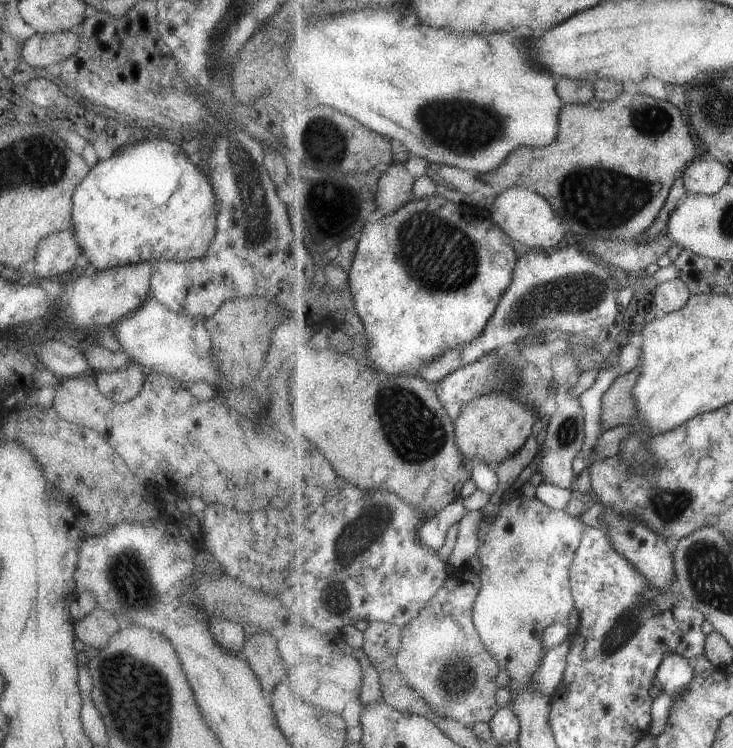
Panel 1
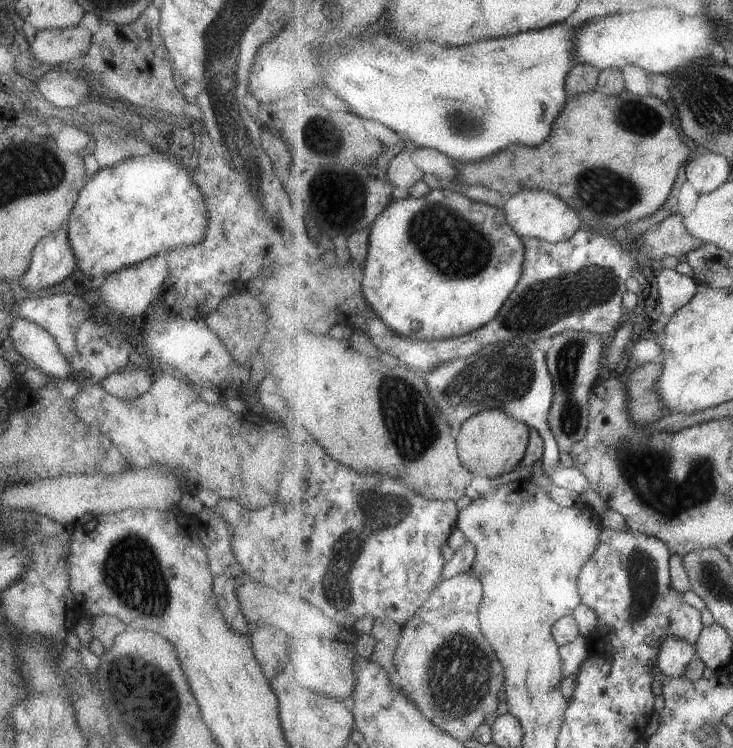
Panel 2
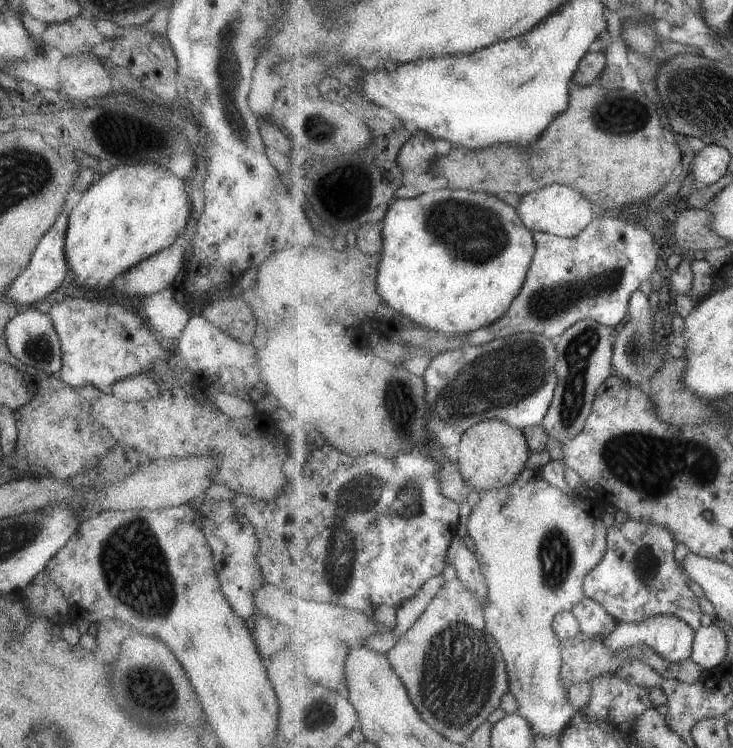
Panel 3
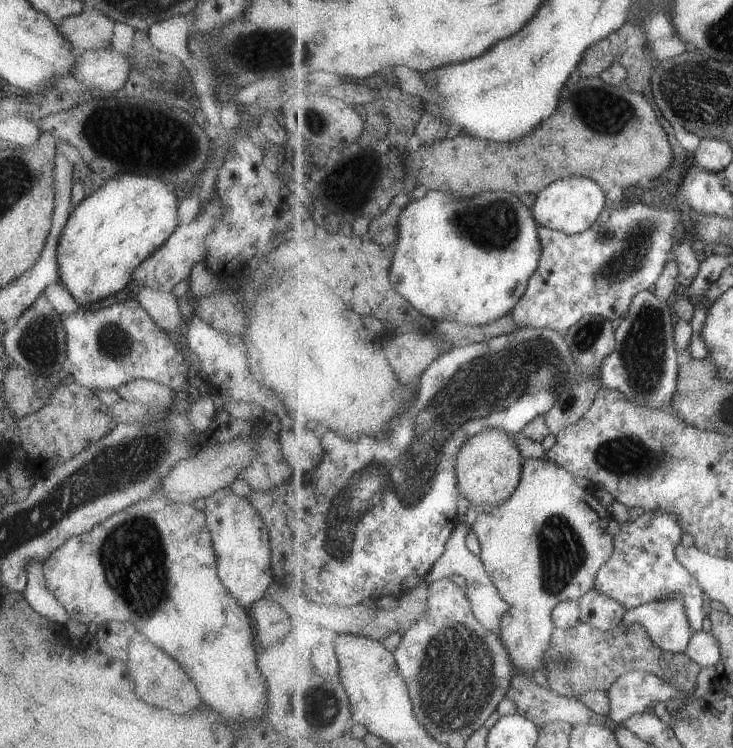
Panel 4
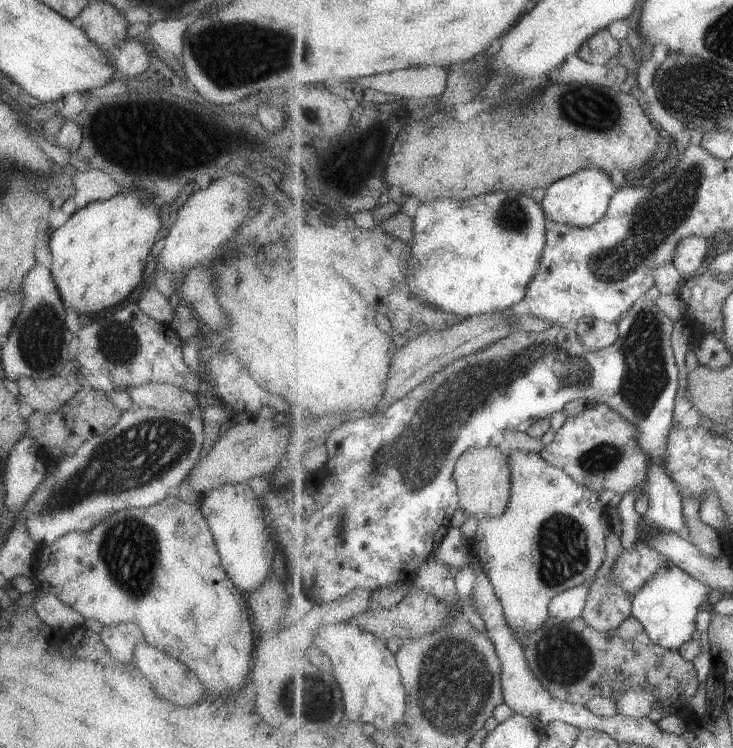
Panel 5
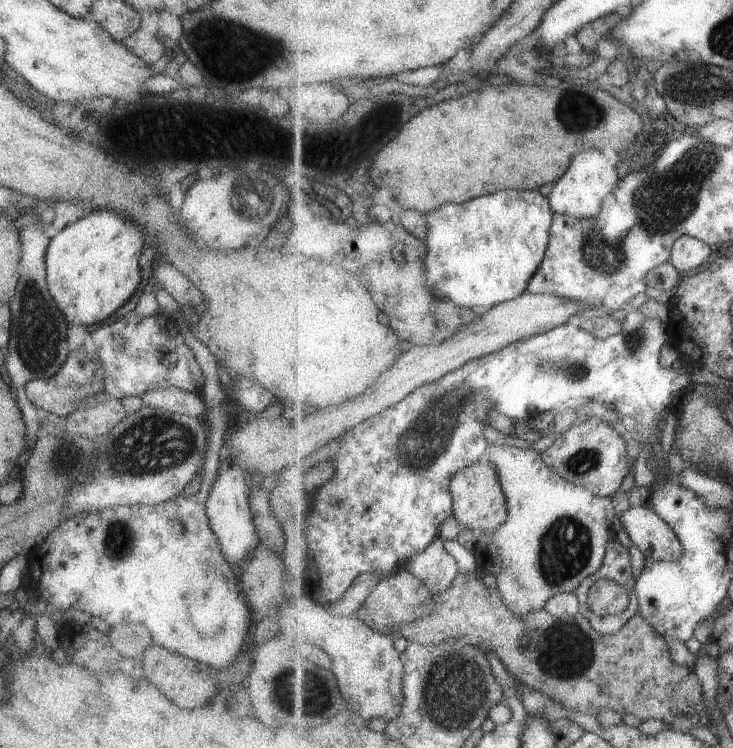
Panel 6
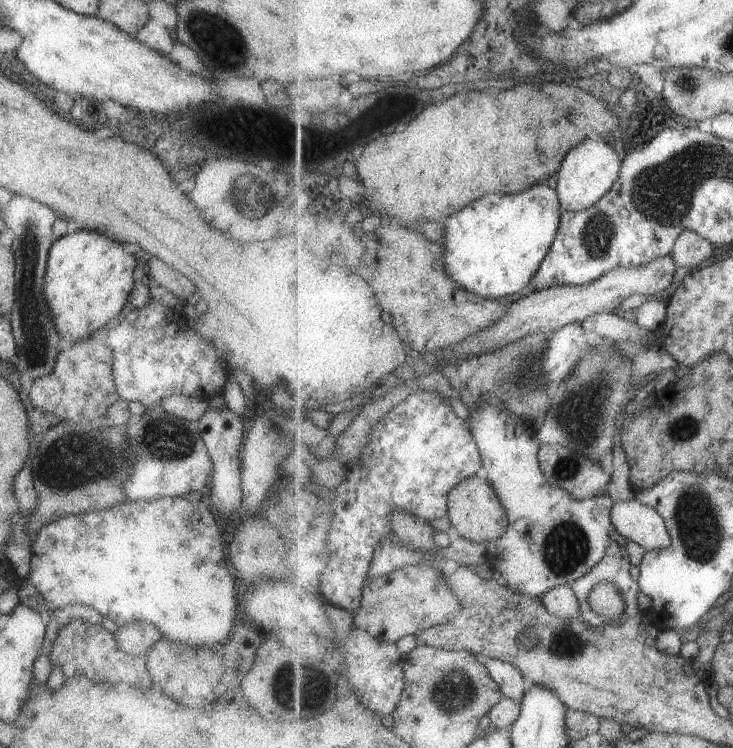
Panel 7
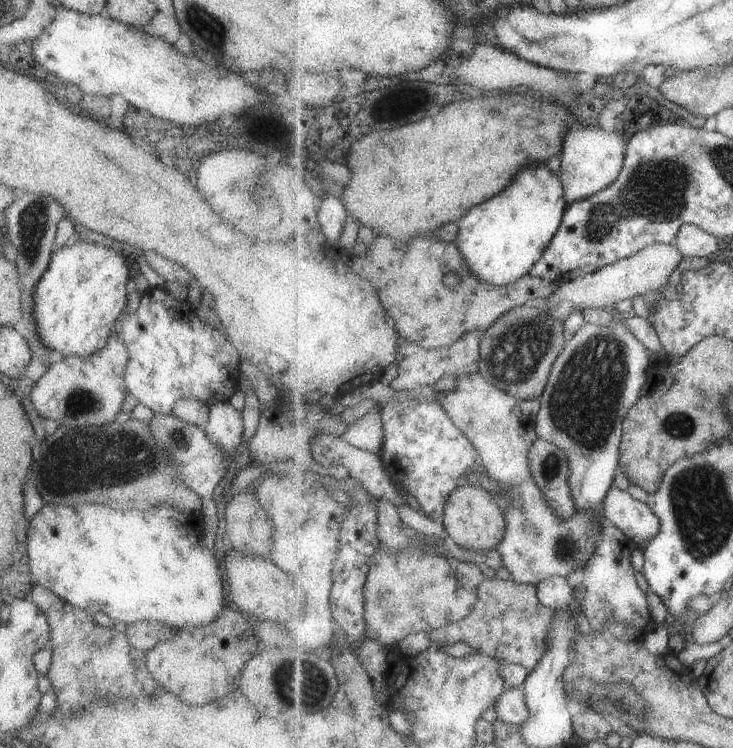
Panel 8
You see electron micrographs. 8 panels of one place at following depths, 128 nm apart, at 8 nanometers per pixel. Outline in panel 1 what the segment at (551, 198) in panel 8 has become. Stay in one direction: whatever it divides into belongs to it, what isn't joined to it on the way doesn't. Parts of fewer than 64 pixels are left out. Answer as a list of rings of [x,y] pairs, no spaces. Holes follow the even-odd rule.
[[[441,191],[433,197],[414,199],[406,206],[403,206],[394,214],[383,217],[376,222],[369,222],[363,226],[362,235],[358,242],[357,253],[352,263],[352,268],[348,274],[350,294],[354,303],[356,314],[362,319],[365,335],[368,340],[365,348],[371,368],[379,373],[384,373],[389,377],[401,377],[407,374],[419,374],[419,370],[425,367],[437,356],[459,347],[460,345],[476,340],[485,330],[487,324],[495,314],[497,306],[501,303],[504,293],[513,283],[516,262],[518,261],[521,250],[513,242],[504,242],[503,230],[497,227],[492,220],[492,216],[484,210],[469,204],[453,204],[445,200]]]

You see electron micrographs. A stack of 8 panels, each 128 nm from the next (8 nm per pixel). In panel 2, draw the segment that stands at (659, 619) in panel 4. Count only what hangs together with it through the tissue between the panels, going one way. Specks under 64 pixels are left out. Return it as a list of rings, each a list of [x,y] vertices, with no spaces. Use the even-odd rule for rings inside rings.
[[[669,636],[661,644],[657,666],[665,676],[681,678],[687,670],[685,666],[691,664],[691,660],[695,658],[695,655],[697,655],[696,646],[689,644],[683,638]]]

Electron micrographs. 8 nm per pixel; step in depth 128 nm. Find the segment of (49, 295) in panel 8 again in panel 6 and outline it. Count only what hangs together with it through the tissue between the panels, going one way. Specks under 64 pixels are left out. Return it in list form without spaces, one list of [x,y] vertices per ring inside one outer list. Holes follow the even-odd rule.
[[[93,210],[79,217],[75,222],[65,225],[63,230],[54,232],[46,246],[44,263],[46,285],[57,310],[63,315],[67,328],[72,326],[89,326],[105,318],[129,300],[135,288],[141,282],[137,260],[144,250],[144,234],[125,216],[115,210]]]

